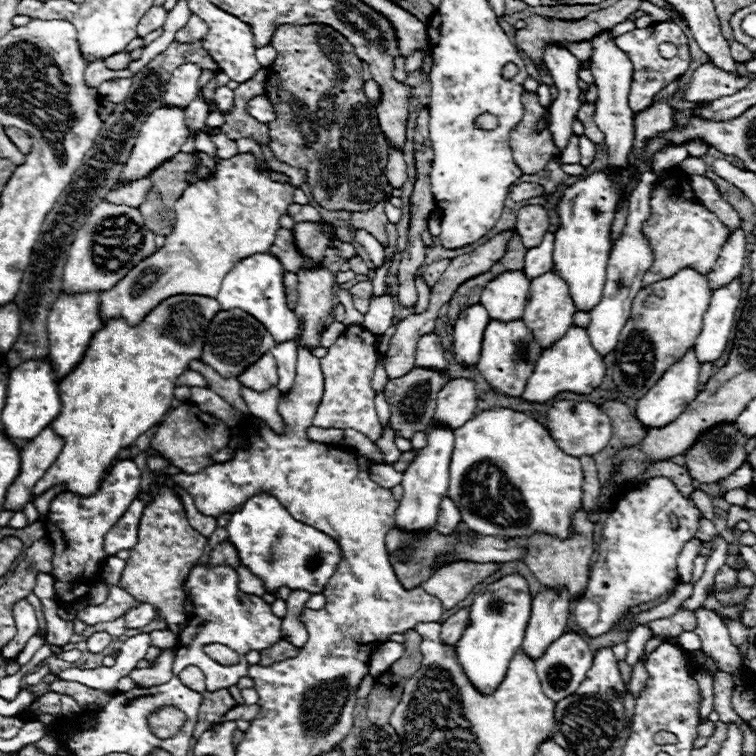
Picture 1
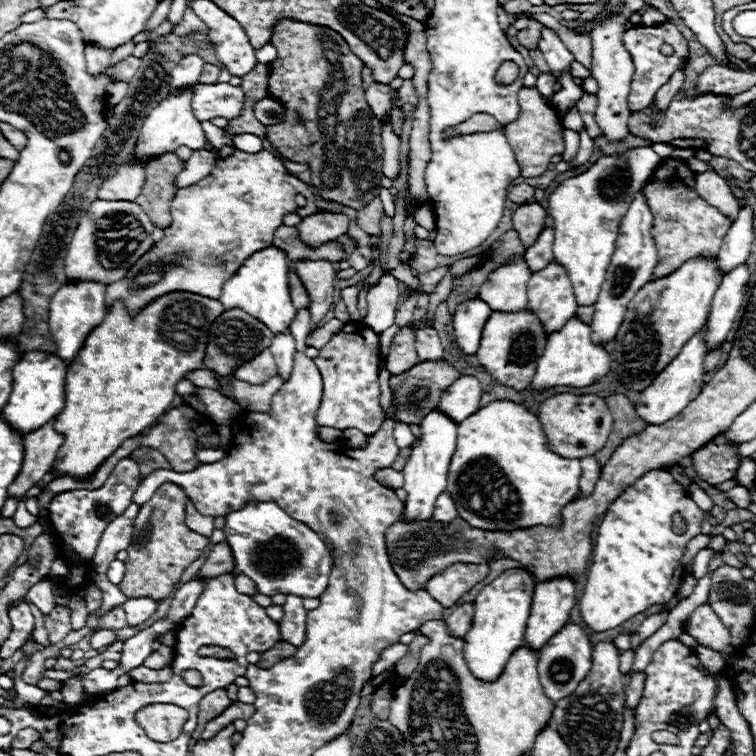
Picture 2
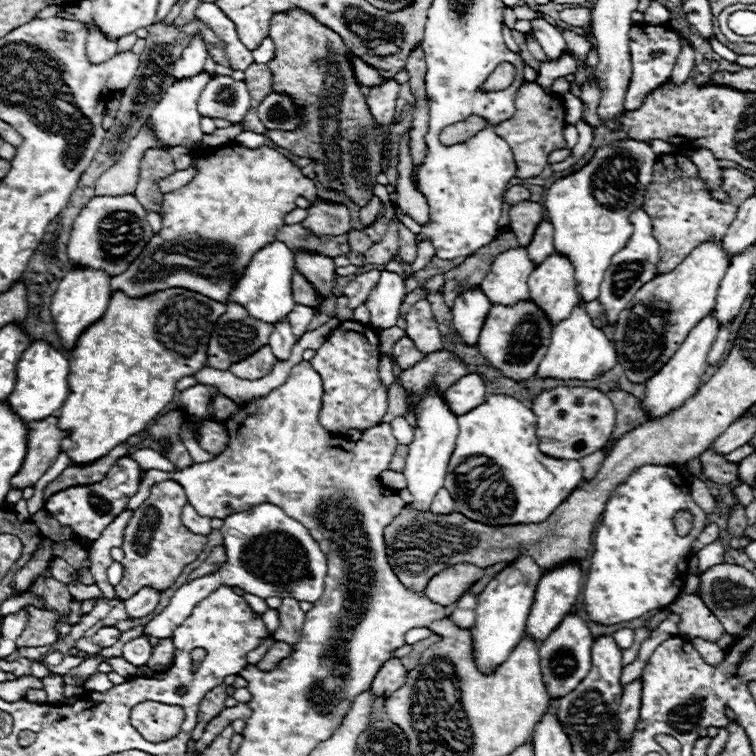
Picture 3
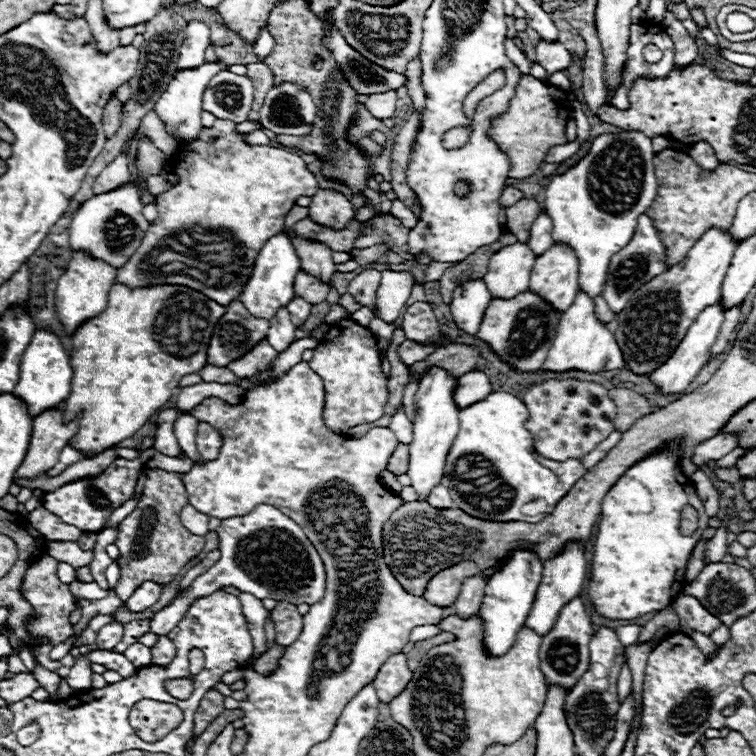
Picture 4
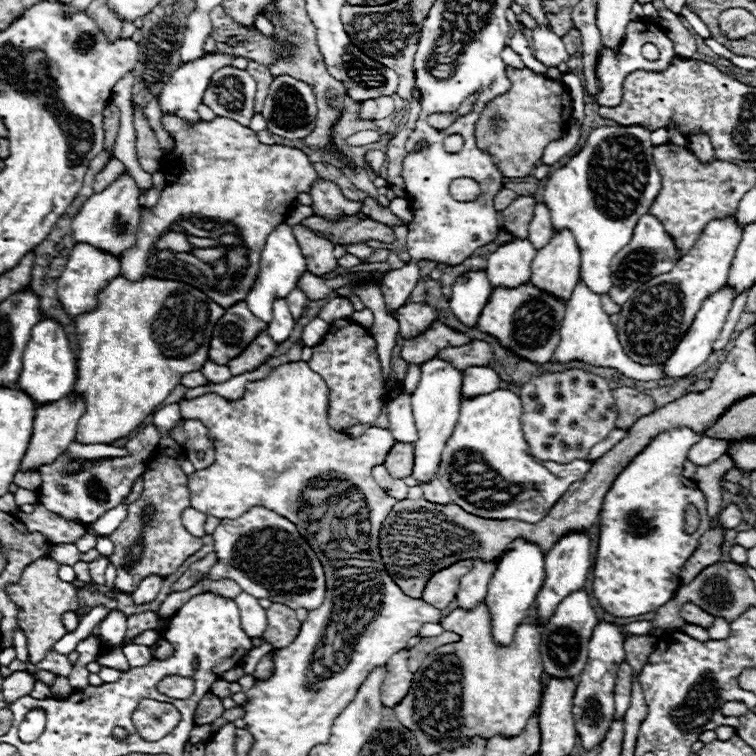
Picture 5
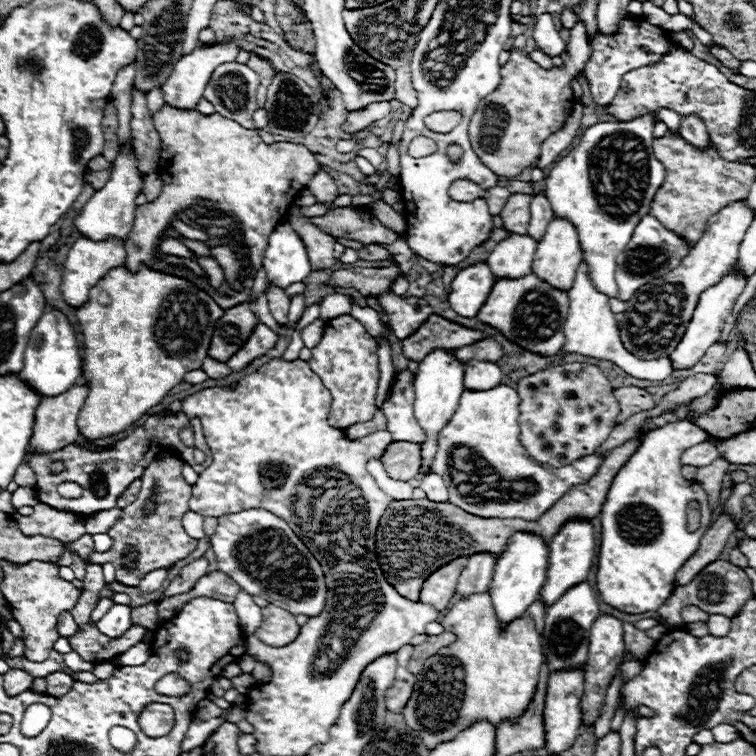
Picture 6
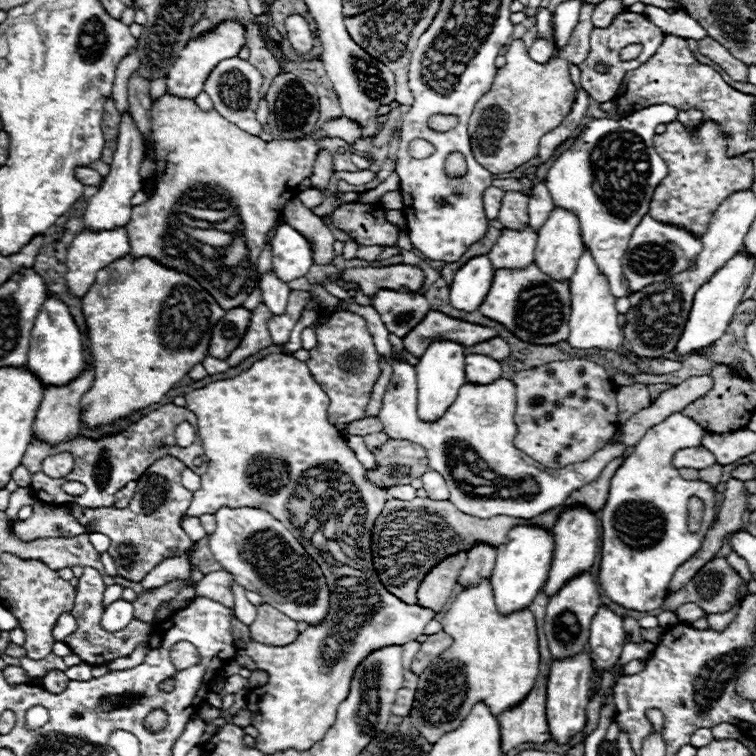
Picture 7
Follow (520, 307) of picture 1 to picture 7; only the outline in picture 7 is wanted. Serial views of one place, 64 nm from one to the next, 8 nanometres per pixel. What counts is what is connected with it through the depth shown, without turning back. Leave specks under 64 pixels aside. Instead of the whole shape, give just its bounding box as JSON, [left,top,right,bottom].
[490,226,536,270]

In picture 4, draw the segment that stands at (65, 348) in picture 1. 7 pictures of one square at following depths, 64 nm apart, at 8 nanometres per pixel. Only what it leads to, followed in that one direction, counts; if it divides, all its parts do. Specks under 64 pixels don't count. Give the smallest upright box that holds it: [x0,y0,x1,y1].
[56,252,116,332]

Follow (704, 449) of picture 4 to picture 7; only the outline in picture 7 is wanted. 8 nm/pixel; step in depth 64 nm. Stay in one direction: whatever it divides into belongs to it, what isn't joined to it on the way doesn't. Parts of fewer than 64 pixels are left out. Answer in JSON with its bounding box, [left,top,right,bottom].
[672,446,714,470]

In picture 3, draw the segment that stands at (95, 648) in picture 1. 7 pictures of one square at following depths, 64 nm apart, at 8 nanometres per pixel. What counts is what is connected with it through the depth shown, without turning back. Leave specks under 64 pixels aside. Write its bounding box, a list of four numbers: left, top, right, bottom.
[92,626,122,648]

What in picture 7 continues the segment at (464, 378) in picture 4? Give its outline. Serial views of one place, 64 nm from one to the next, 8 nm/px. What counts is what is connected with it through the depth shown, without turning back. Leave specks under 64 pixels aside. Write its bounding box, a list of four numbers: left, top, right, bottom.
[466,354,502,382]

